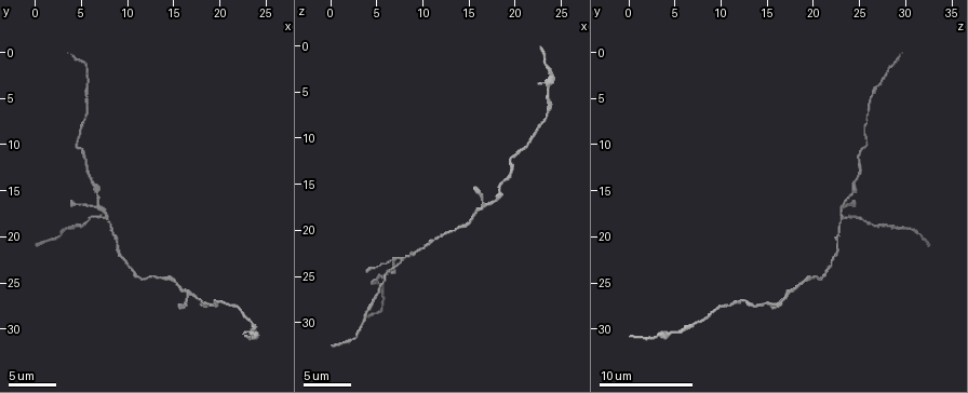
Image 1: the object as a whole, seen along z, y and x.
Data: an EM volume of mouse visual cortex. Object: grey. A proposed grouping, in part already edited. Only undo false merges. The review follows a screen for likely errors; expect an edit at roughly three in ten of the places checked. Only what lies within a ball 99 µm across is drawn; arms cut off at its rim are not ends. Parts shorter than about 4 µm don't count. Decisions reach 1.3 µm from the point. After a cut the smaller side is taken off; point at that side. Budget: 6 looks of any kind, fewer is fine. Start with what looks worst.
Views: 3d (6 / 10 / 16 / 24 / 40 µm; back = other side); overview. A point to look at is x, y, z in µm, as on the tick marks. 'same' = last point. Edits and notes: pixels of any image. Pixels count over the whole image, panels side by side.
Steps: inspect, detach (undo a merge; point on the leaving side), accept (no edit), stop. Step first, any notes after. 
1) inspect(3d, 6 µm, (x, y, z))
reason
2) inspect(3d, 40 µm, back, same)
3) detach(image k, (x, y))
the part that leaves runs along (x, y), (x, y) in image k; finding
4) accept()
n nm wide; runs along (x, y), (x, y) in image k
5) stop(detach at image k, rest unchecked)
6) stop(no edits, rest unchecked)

inspect(3d, 16 µm, (7.6, 17.6, 23.2))
side arm on a straight run

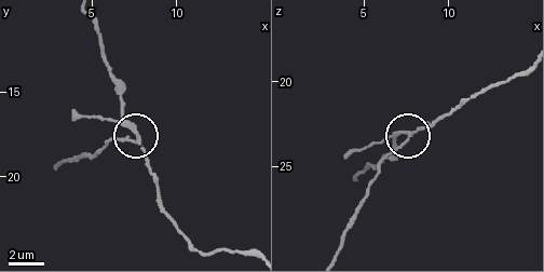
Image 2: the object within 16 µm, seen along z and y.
inspect(3d, 16 µm, back, (7.8, 17.7, 23.2))

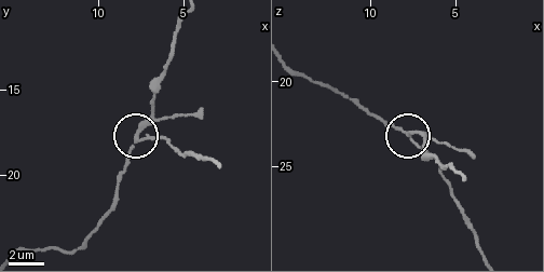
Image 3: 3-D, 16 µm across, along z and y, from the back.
detach(image 3, (154, 136))
160 nm wide; the part that leaves runs along (137, 139), (160, 139), (177, 152), (194, 152), (213, 162) in image 3; two cells meet here

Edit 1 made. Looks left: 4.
inspect(overview)

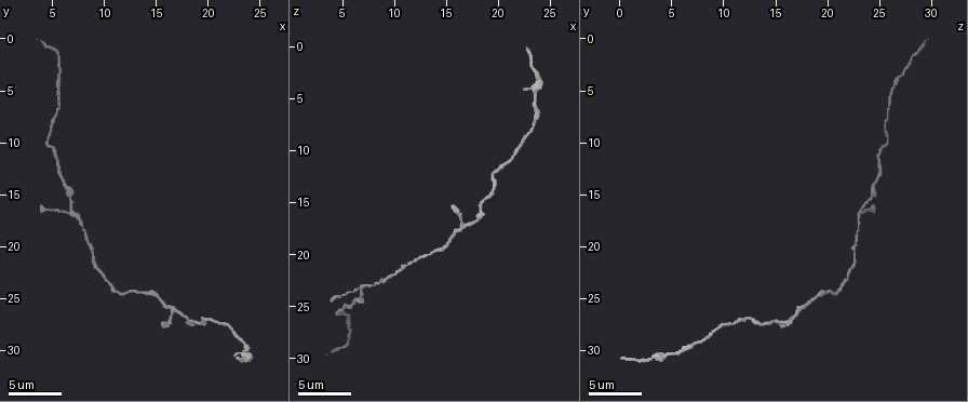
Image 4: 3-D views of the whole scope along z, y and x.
inspect(3d, 10 µm, (18.0, 27.2, 15.6))
sudden change in width

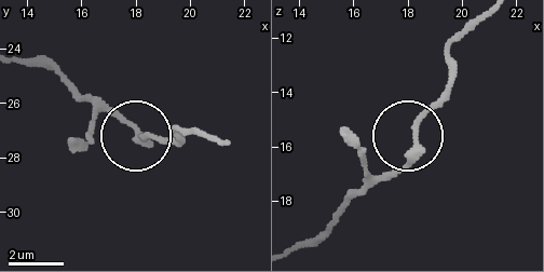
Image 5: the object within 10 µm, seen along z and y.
detach(image 5, (160, 139))
the part that leaves runs along (419, 148), (424, 116), (447, 80), (449, 45), (481, 17) in image 5; two cells meet here

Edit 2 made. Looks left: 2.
inspect(overview)

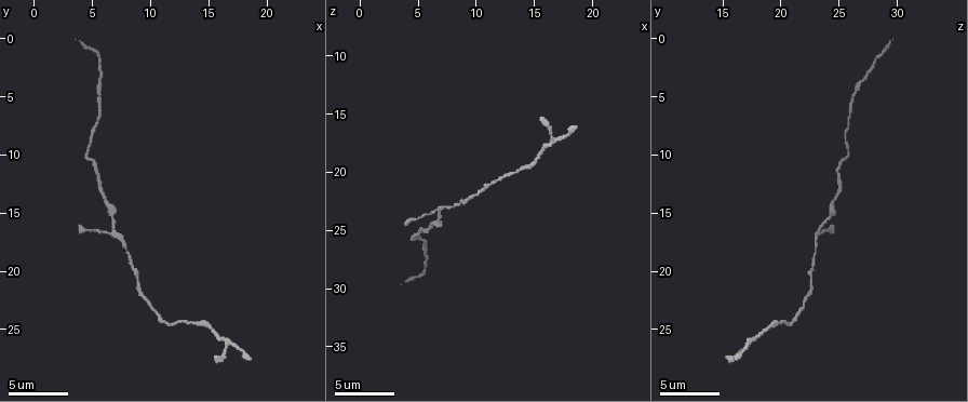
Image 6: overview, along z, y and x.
inspect(3d, 16 µm, (15.4, 25.0, 18.8))
thin neck

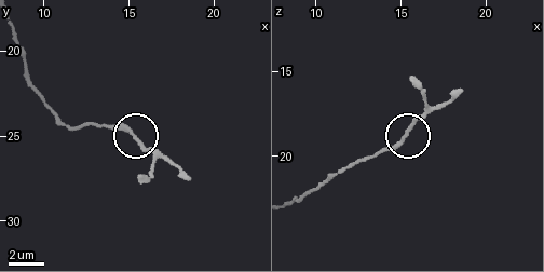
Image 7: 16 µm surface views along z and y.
accept()
200 nm wide; runs along (335, 176), (394, 147), (432, 109) in image 7; one cell here

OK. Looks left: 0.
stop(detach at image 3, detach at image 5, rest unchecked)

